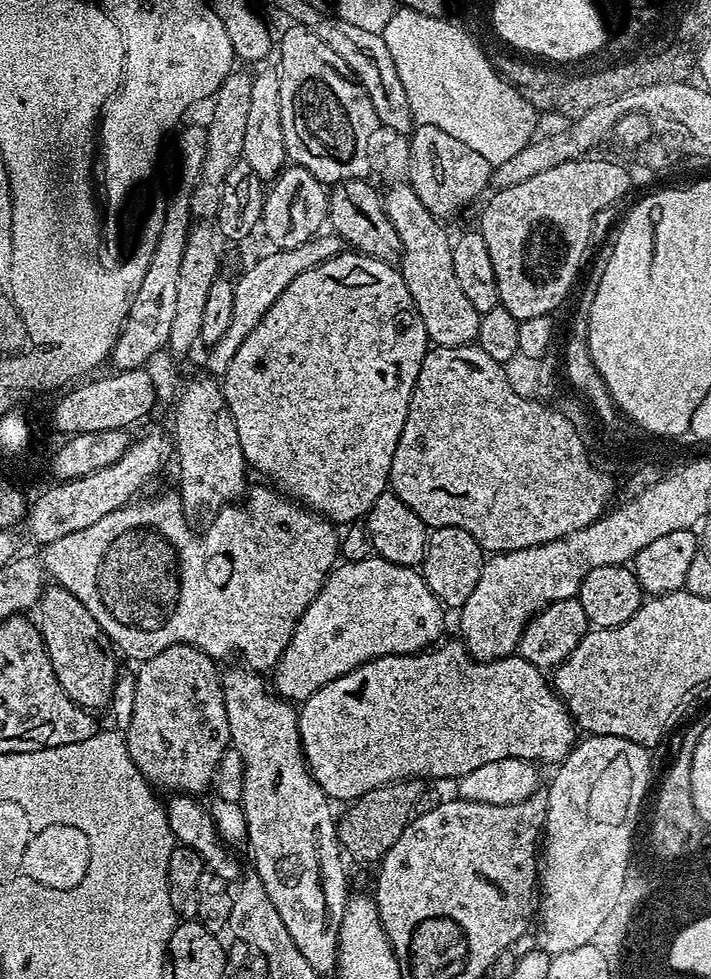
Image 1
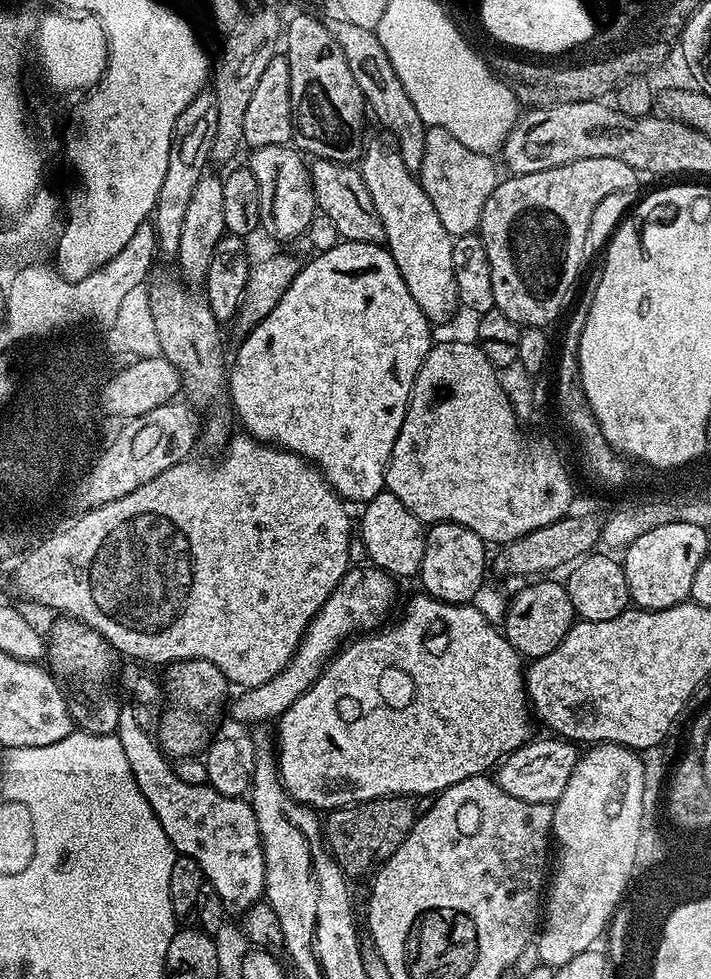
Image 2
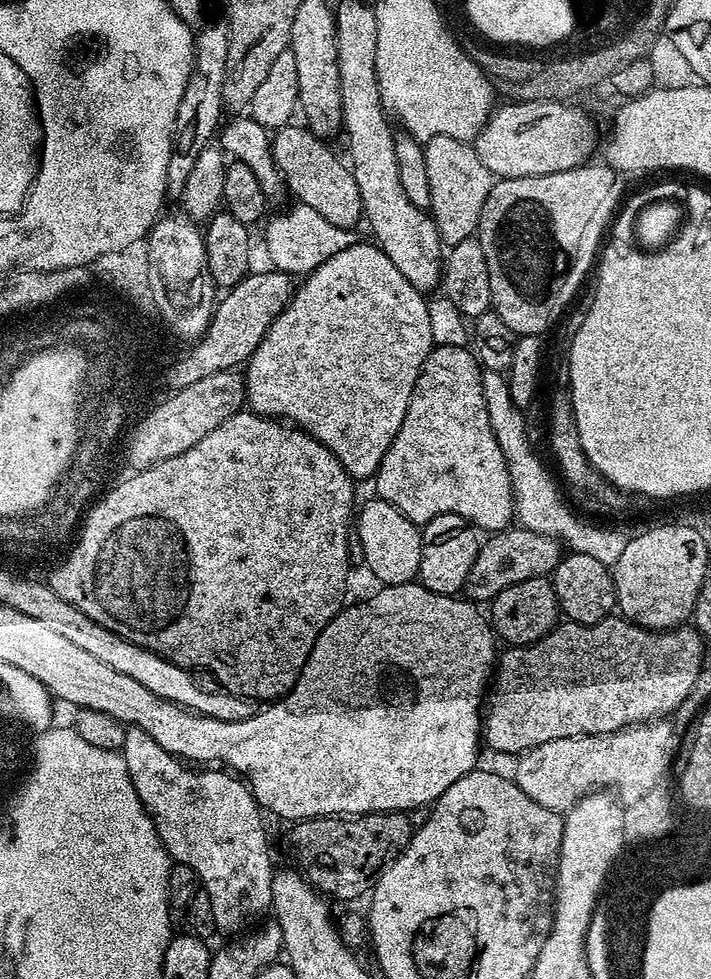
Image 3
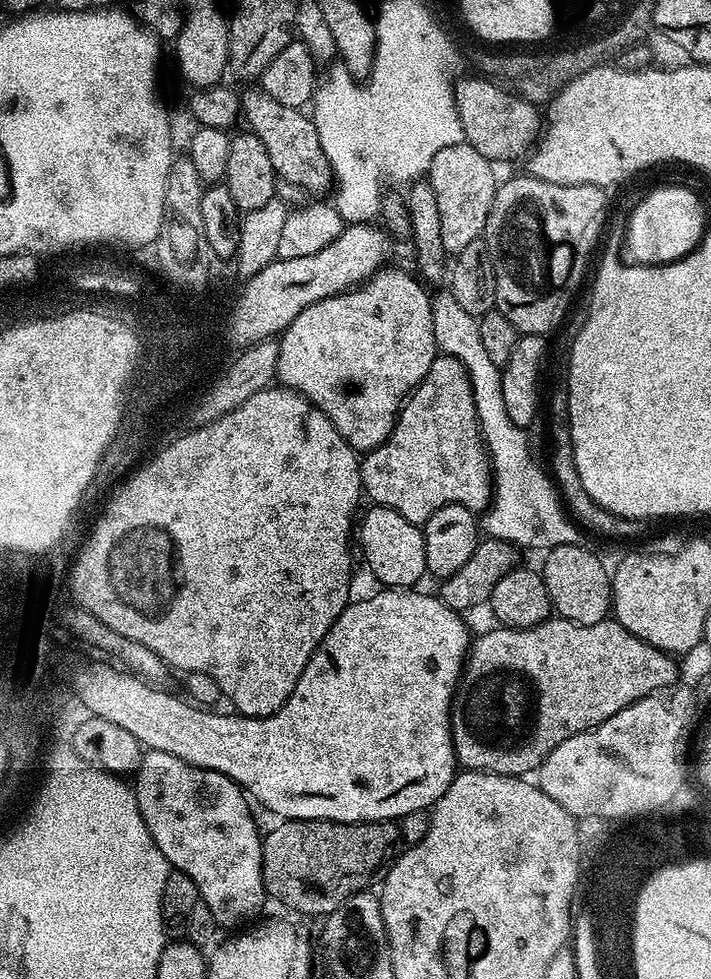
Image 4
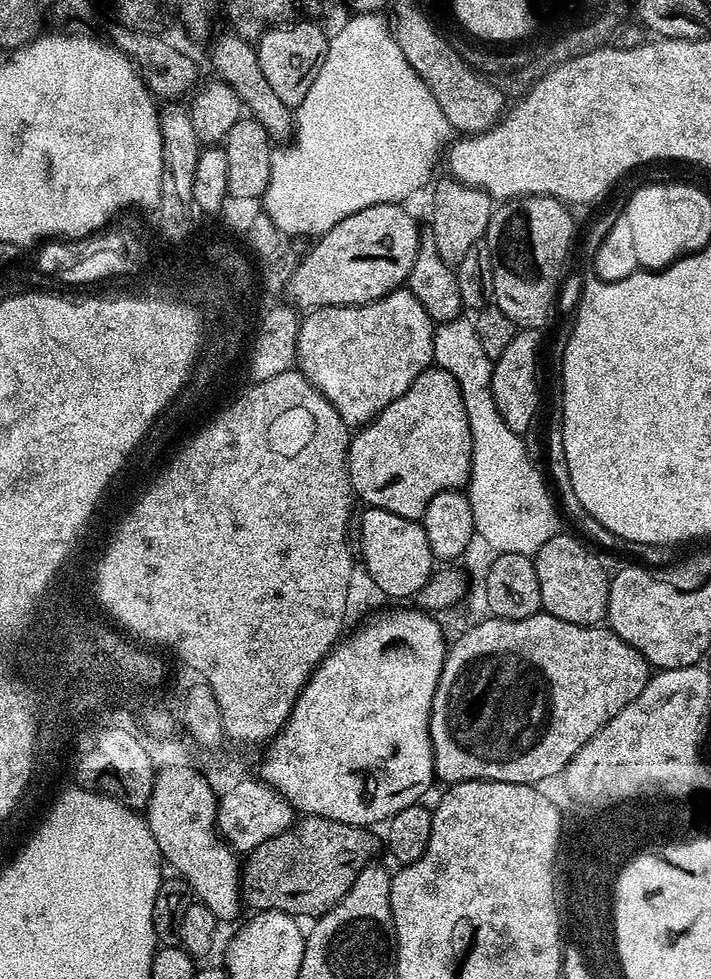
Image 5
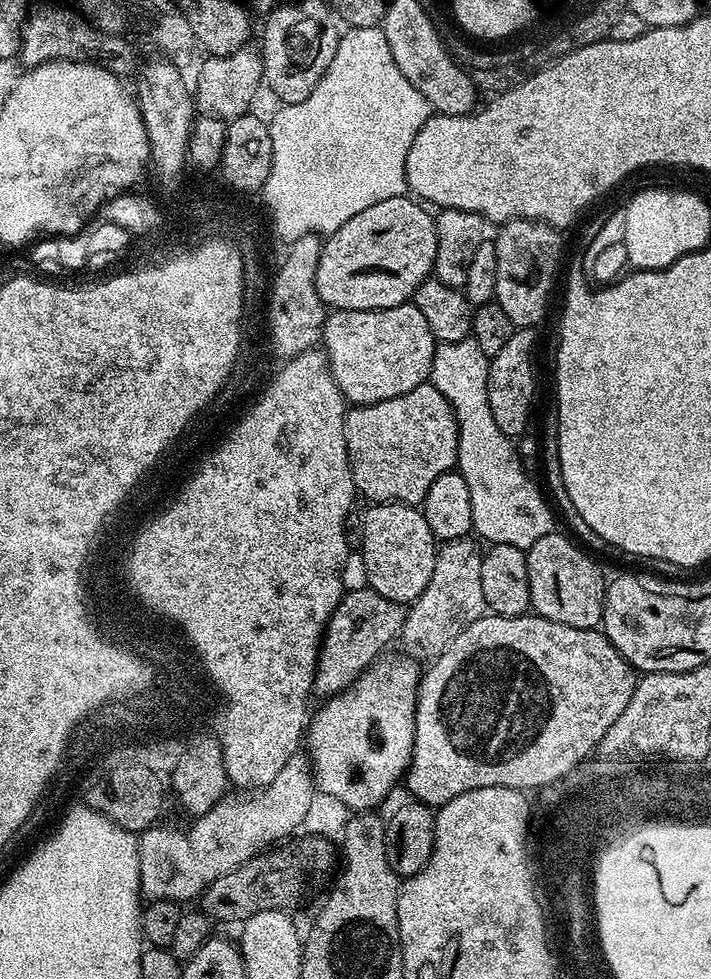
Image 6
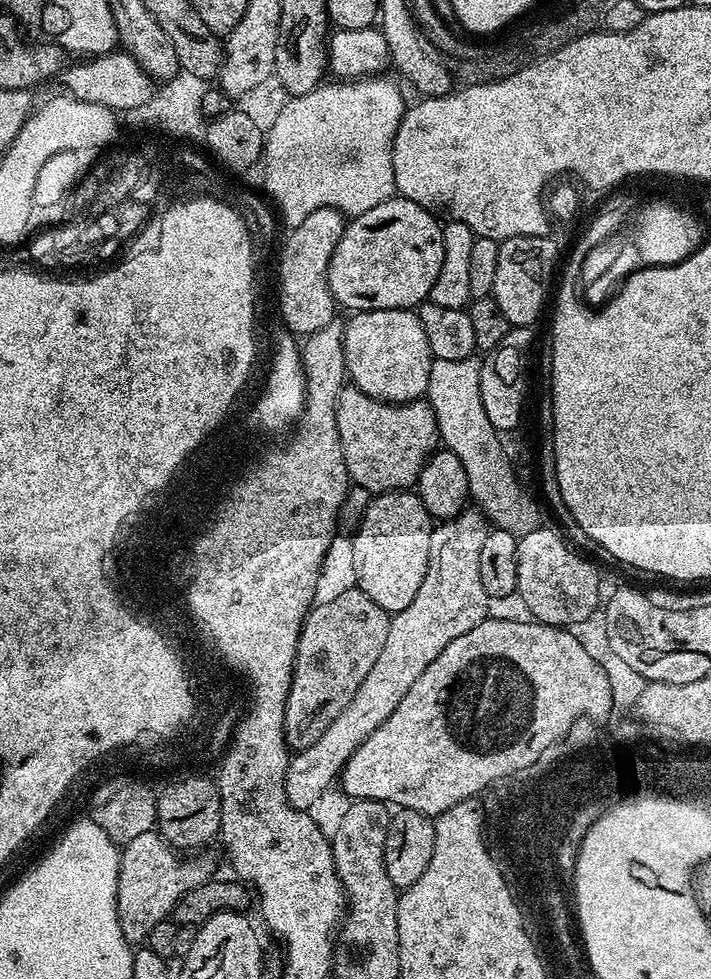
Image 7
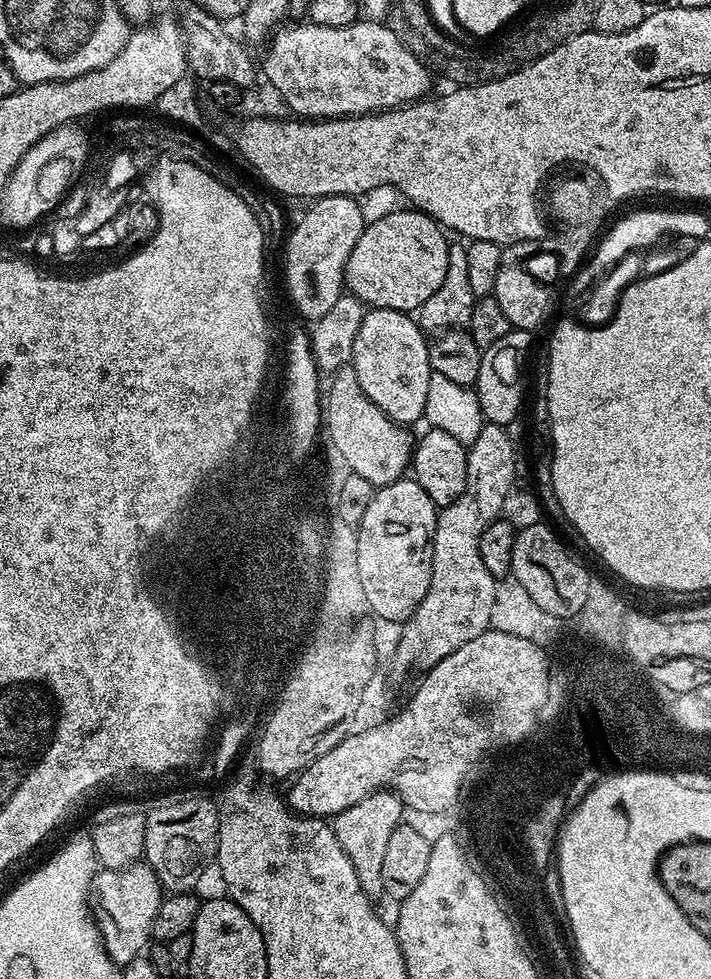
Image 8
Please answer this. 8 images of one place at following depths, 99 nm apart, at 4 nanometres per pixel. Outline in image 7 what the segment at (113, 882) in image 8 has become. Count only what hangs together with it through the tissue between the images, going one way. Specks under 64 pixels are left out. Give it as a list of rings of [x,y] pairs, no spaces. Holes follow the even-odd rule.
[[[156,830],[138,834],[138,838],[123,845],[120,853],[116,909],[122,934],[129,944],[136,946],[147,941],[150,930],[154,930],[158,922],[173,915],[176,903],[188,891],[210,880],[213,875],[210,861],[183,858],[185,857]]]

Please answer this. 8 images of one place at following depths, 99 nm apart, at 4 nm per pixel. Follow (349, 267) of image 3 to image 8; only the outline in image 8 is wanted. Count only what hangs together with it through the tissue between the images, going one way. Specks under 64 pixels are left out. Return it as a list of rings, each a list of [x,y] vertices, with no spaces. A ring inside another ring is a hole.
[[[374,308],[365,311],[362,326],[358,330],[358,338],[354,338],[351,366],[356,372],[358,386],[381,408],[396,424],[412,426],[412,423],[423,417],[426,410],[426,390],[429,389],[430,378],[433,374],[428,357],[429,341],[419,323],[409,313],[390,310],[389,308]]]

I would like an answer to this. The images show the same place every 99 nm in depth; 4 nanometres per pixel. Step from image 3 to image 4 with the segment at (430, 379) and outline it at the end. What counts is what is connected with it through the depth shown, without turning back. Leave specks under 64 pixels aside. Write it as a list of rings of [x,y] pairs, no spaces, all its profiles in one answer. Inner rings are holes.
[[[441,354],[436,355],[434,362],[430,362],[430,370],[426,370],[426,374],[422,378],[420,385],[408,393],[400,409],[400,414],[396,418],[396,425],[392,427],[392,432],[388,436],[388,441],[379,448],[374,448],[370,452],[363,453],[360,462],[360,487],[363,495],[367,497],[367,499],[368,496],[372,499],[371,503],[373,505],[394,510],[398,514],[402,514],[402,518],[406,518],[406,522],[417,526],[423,526],[442,506],[450,506],[451,504],[466,506],[471,512],[477,514],[483,513],[485,509],[489,507],[493,499],[492,466],[489,463],[488,451],[485,448],[484,439],[481,436],[479,418],[475,412],[475,400],[471,390],[471,383],[468,380],[467,370],[464,368],[462,362],[452,356]]]

